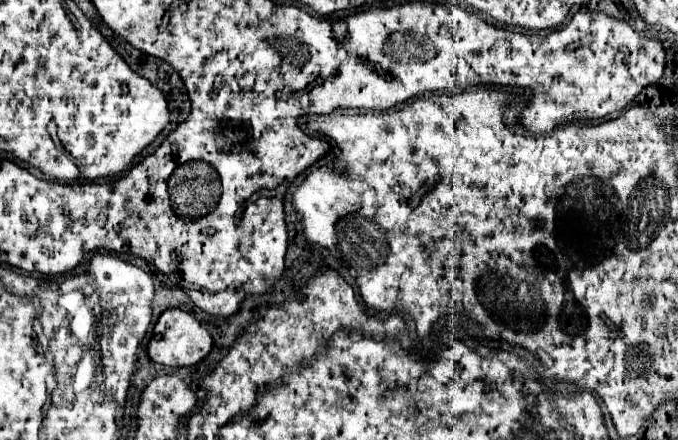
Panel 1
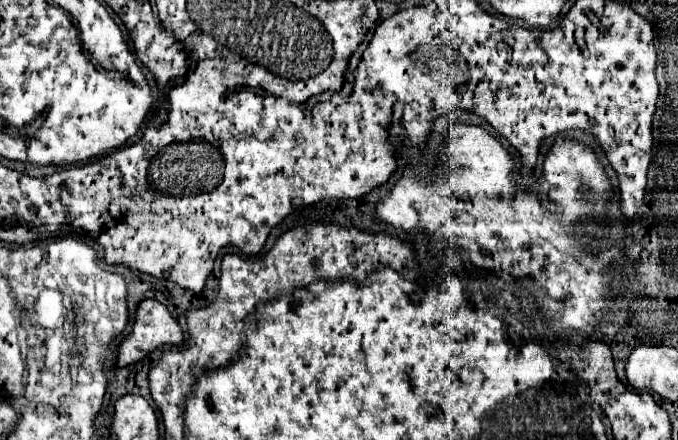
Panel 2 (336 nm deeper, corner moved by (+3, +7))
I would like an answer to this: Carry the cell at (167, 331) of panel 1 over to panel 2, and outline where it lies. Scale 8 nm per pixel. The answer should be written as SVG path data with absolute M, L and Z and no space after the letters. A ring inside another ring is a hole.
M143 300L137 308L133 332L119 346L117 364L129 366L161 346L179 344L183 344L183 330L167 306L157 300Z

